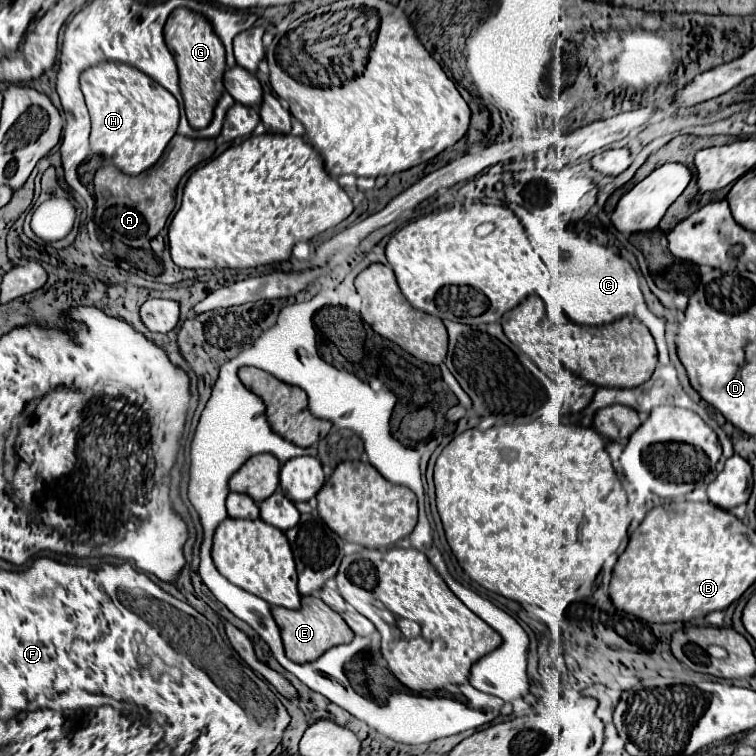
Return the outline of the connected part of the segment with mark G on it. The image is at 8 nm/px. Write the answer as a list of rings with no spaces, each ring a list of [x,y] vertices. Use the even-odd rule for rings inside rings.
[[[178,7],[170,13],[166,27],[164,27],[164,39],[178,65],[180,91],[184,97],[184,109],[186,109],[188,123],[192,129],[202,129],[212,121],[214,105],[224,93],[224,85],[222,85],[222,75],[226,69],[224,45],[214,33],[210,21],[204,15],[194,13],[186,7]]]

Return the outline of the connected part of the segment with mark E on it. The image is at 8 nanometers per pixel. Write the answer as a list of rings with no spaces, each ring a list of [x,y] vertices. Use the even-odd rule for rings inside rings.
[[[302,597],[302,607],[298,611],[292,609],[282,609],[282,607],[272,607],[272,615],[280,627],[282,633],[282,641],[284,641],[284,649],[286,649],[286,657],[292,659],[294,663],[308,663],[318,659],[324,651],[328,651],[334,645],[342,645],[342,643],[350,643],[354,633],[350,633],[346,621],[334,613],[332,609],[326,609],[326,605],[322,605],[320,597]]]

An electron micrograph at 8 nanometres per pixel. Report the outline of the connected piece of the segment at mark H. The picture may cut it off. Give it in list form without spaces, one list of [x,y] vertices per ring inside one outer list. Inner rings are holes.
[[[100,63],[80,77],[92,119],[90,151],[110,159],[122,173],[138,175],[152,167],[178,127],[178,101],[160,83],[126,63]]]

